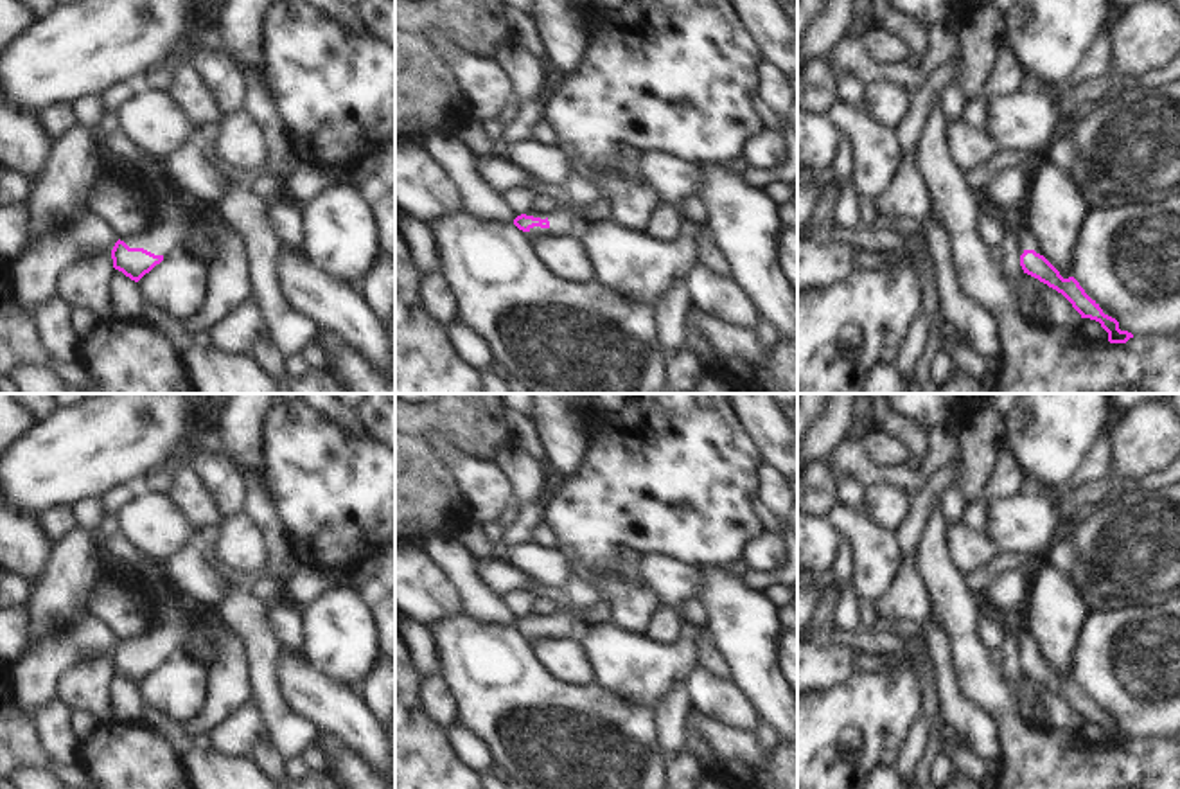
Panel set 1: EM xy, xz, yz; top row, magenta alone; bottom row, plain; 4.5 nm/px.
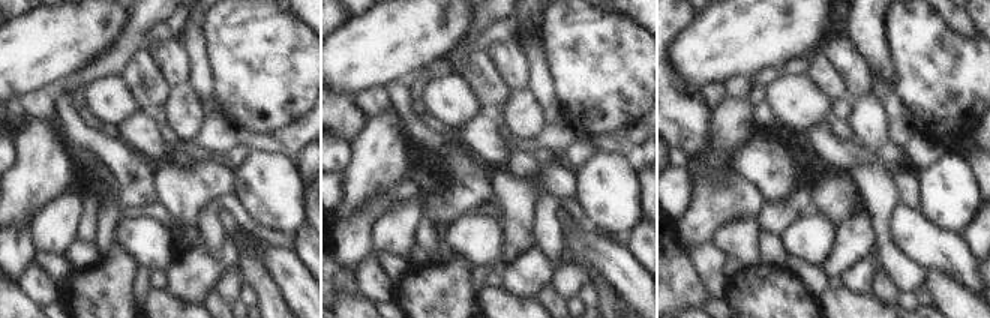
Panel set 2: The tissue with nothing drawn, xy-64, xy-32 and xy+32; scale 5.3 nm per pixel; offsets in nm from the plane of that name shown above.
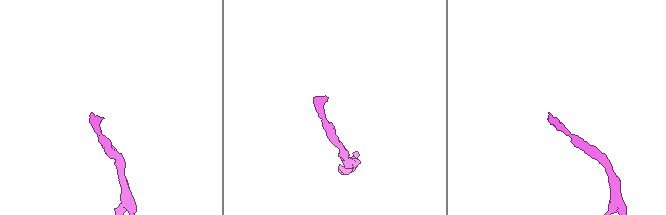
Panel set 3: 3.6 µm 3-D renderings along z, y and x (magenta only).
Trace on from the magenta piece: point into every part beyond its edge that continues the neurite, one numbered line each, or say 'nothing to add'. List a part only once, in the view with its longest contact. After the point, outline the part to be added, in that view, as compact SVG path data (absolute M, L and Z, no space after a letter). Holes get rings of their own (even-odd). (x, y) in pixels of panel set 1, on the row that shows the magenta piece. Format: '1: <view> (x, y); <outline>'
1: xy (169, 229); M83 95L72 101L70 106L74 120L92 133L104 171L113 171L115 176L136 185L145 194L153 225L147 228L144 250L154 255L165 255L183 248L187 235L194 230L192 217L181 212L171 198L158 198L149 192L142 185L138 173L108 151L104 135L99 131L99 122L104 113L101 95Z

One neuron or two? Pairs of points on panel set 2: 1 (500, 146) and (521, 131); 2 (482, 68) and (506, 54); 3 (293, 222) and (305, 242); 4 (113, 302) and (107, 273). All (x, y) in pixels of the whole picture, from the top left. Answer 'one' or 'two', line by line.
1: two
2: two
3: two
4: one

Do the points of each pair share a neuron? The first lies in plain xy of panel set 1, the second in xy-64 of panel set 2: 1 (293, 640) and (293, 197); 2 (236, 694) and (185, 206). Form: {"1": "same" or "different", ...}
{"1": "different", "2": "same"}

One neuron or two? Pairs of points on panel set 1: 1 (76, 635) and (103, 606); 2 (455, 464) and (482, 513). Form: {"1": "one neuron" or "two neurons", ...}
{"1": "two neurons", "2": "one neuron"}

